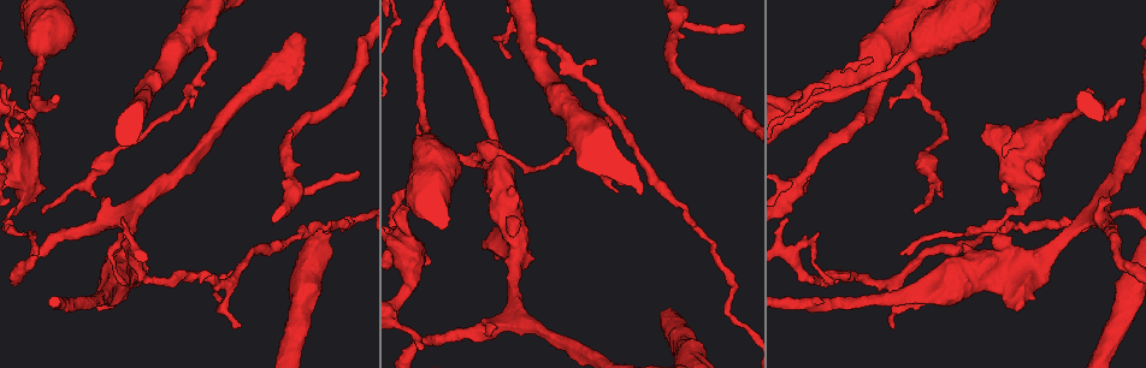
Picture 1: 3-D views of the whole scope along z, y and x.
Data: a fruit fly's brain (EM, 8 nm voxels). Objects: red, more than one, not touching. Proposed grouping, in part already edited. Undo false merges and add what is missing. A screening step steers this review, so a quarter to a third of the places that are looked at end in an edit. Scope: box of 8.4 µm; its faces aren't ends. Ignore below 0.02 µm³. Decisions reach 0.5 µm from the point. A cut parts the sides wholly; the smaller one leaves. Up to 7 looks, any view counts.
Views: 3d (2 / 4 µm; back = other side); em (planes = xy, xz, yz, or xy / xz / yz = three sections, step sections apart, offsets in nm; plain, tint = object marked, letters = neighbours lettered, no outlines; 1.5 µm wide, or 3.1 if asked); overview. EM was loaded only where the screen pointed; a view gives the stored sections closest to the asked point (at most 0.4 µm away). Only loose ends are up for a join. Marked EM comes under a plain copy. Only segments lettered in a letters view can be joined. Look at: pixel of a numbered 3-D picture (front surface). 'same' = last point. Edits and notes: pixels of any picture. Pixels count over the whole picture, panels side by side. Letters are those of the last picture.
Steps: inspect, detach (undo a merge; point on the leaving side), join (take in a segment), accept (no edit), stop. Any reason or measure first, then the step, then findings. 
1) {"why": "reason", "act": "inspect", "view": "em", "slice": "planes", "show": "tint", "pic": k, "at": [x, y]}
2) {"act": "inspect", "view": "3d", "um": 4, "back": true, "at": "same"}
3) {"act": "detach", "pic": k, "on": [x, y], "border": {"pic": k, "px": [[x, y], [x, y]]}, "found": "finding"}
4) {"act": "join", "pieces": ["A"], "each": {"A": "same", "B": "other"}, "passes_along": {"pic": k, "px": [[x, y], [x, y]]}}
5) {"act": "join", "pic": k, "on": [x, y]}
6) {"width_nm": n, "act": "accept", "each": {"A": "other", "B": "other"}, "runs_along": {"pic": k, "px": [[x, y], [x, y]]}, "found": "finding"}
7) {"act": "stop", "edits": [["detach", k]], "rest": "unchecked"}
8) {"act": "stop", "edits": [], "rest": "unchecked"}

{"why": "branch stops here", "act": "inspect", "view": "em", "slice": "xy", "step": 8, "show": "tint", "pic": 1, "at": [901, 253]}

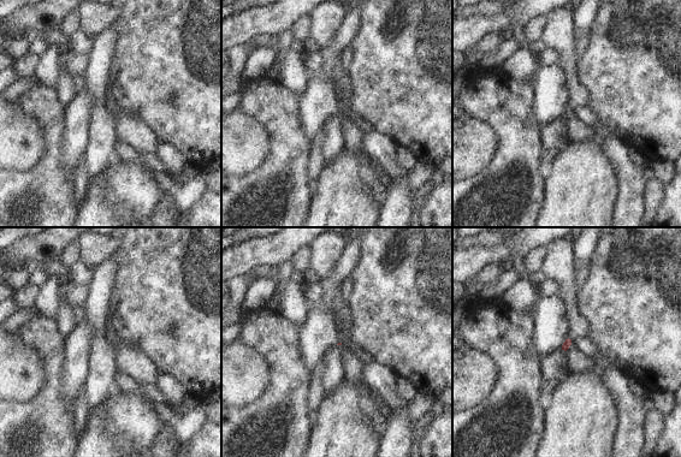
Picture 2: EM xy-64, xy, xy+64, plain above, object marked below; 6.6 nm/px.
{"why": "cut it another way", "act": "inspect", "view": "em", "slice": "planes", "show": "letters", "at": "same"}

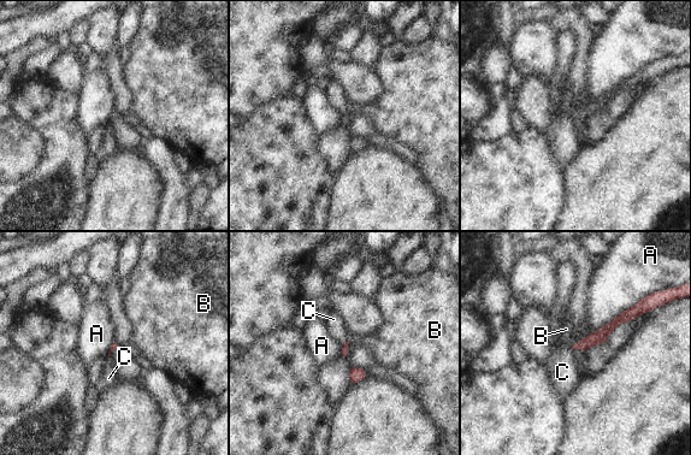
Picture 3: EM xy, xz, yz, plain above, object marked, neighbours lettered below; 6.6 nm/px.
{"act": "accept", "each": {"A": "other", "B": "other", "C": "other"}, "runs_along": {"pic": 3, "px": [[637, 309], [578, 346]]}, "found": "no lettered segment goes on from it"}

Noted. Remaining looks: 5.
{"why": "branch point", "act": "inspect", "view": "3d", "um": 4, "pic": 1, "at": [230, 282]}

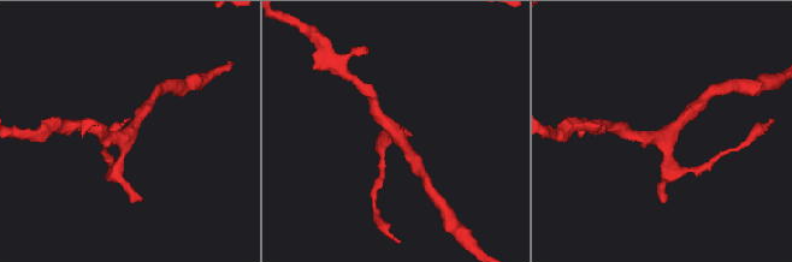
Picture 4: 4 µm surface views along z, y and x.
{"why": "need the tissue", "act": "inspect", "view": "em", "slice": "xz", "step": 8, "show": "tint", "pic": 4, "at": [663, 139]}

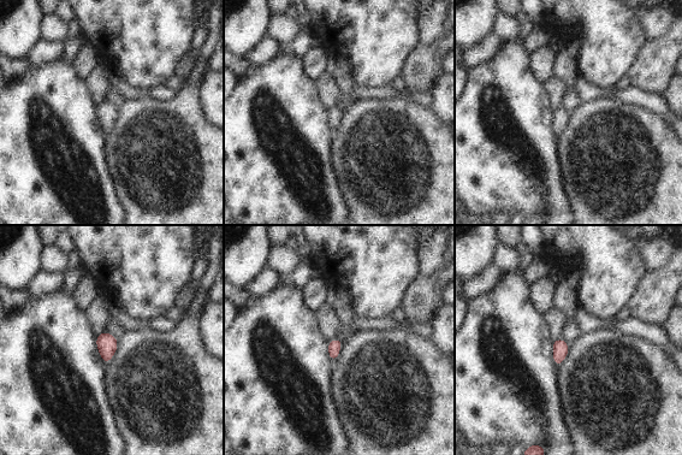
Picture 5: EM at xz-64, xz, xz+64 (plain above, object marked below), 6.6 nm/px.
{"why": "cut it another way", "act": "inspect", "view": "em", "slice": "planes", "show": "letters", "at": "same"}

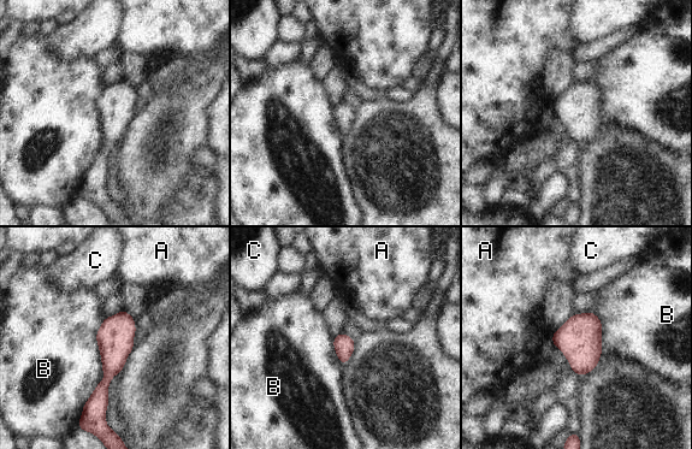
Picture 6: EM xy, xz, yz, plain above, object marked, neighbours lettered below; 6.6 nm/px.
{"act": "accept", "each": {"A": "other", "B": "other", "C": "other"}, "runs_along": {"pic": 6, "px": [[123, 314], [101, 413]]}, "found": "one neuron here"}

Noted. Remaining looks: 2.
{"act": "inspect", "view": "em", "slice": "xz", "step": 8, "show": "letters", "pic": 1, "at": [488, 332]}

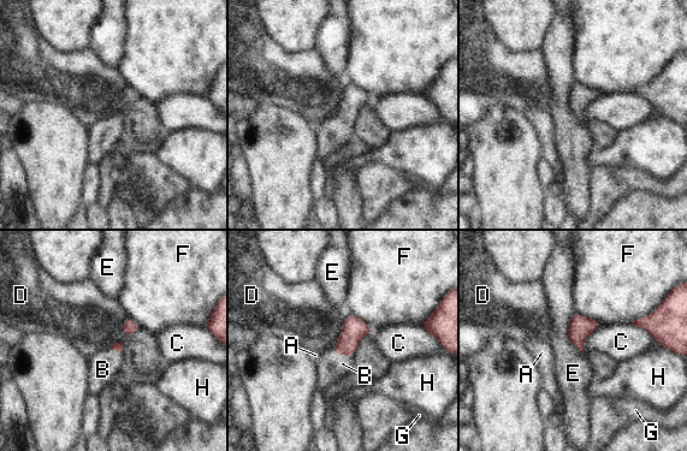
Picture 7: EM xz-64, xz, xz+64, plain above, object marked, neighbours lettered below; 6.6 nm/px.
{"longest_contact_nm": ["E", 300], "act": "join", "pieces": ["B"], "each": {"A": "other", "B": "same", "C": "other", "D": "other", "E": "other", "F": "other", "G": "other", "H": "other"}, "found": "it goes on there"}

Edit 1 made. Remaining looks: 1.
{"act": "stop", "edits": [["join", 7]], "rest": "unchecked"}

